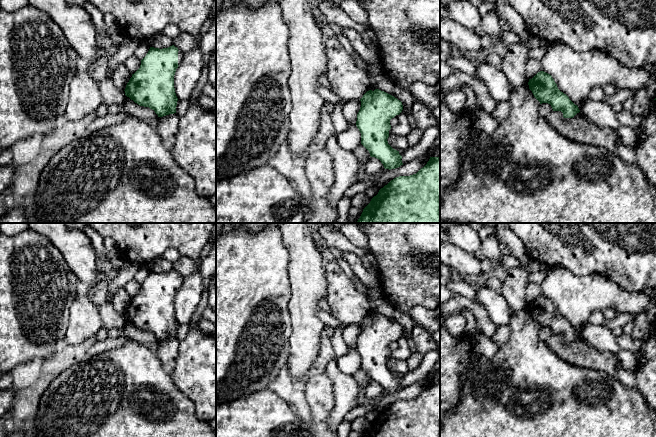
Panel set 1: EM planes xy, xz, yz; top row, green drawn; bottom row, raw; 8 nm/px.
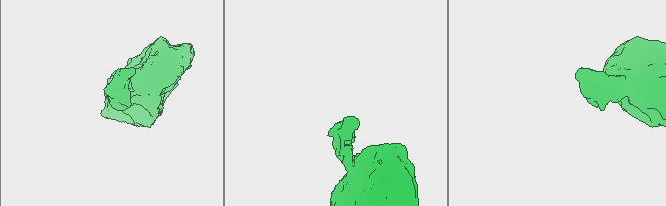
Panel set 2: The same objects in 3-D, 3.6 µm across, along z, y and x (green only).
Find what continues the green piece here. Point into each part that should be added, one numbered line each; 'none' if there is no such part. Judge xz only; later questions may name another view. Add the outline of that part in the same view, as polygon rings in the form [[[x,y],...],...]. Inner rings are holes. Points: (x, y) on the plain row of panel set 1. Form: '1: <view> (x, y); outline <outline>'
none

